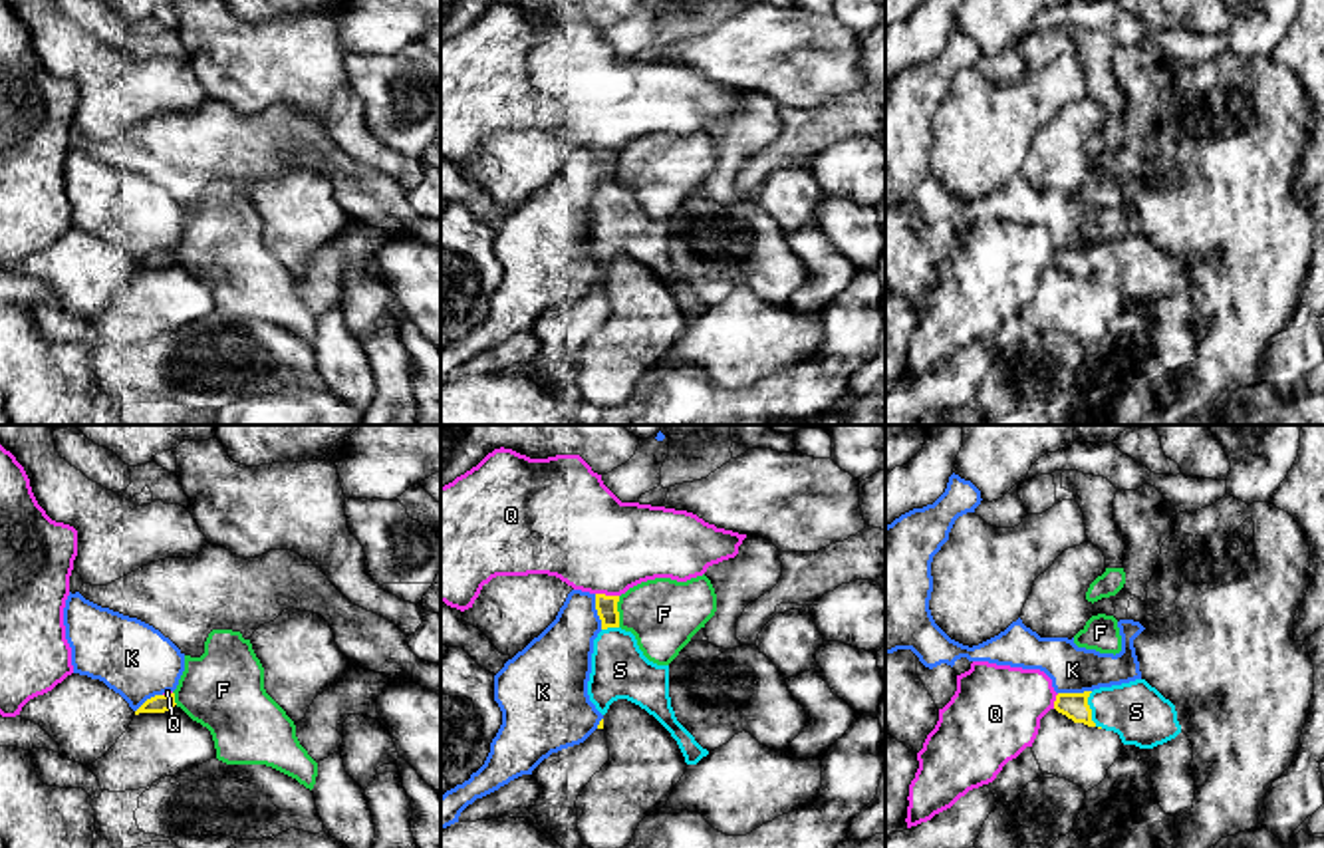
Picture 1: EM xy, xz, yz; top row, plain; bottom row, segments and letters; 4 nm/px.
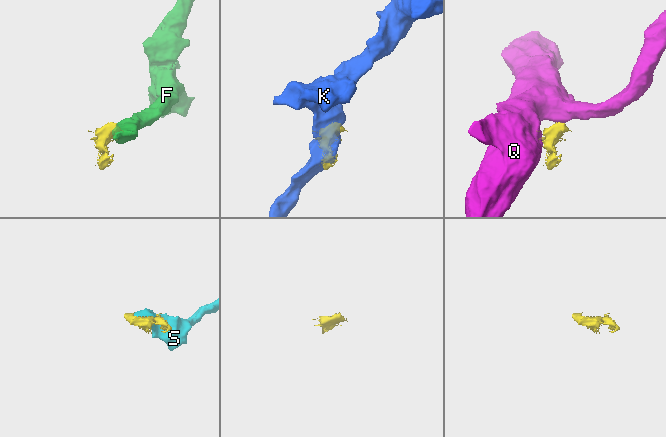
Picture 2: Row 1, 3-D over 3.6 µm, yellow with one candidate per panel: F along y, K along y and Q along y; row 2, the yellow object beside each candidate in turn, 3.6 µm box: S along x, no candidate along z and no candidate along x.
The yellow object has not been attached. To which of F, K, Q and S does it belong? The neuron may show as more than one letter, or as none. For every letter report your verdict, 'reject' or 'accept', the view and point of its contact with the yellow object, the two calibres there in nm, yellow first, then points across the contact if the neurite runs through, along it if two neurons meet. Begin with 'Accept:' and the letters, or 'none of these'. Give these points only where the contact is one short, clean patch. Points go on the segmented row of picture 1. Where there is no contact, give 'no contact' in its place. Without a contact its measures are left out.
Accept: S
F: reject; meets yellow in xz at (618, 612); 90 nm thick on the yellow side, 300 nm on the other; border along xz (620, 596), (618, 626)
K: reject; meets yellow in xz at (598, 612); 90 nm thick on the yellow side, 260 nm on the other
Q: reject; meets yellow in xz at (608, 596); 90 nm thick on the yellow side, 400 nm on the other; border along xz (596, 592), (618, 596)
S: accept; meets yellow in yz at (1090, 711); 110 nm thick on the yellow side, 240 nm on the other

